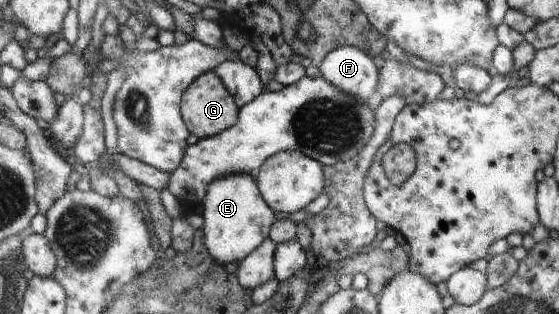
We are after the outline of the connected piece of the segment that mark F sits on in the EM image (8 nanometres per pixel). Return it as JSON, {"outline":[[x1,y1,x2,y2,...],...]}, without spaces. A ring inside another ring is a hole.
{"outline":[[338,47,320,64,320,76,338,90,368,104,377,89,379,72,373,56,354,47]]}

